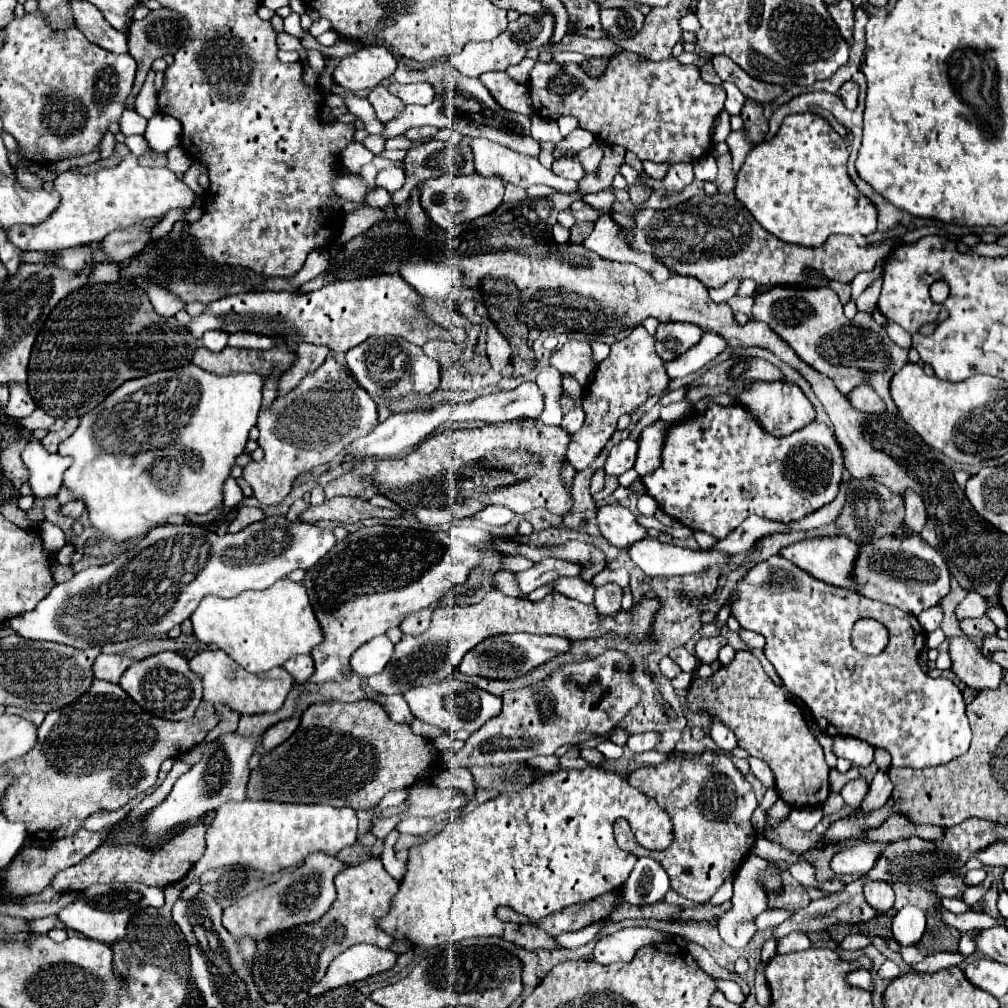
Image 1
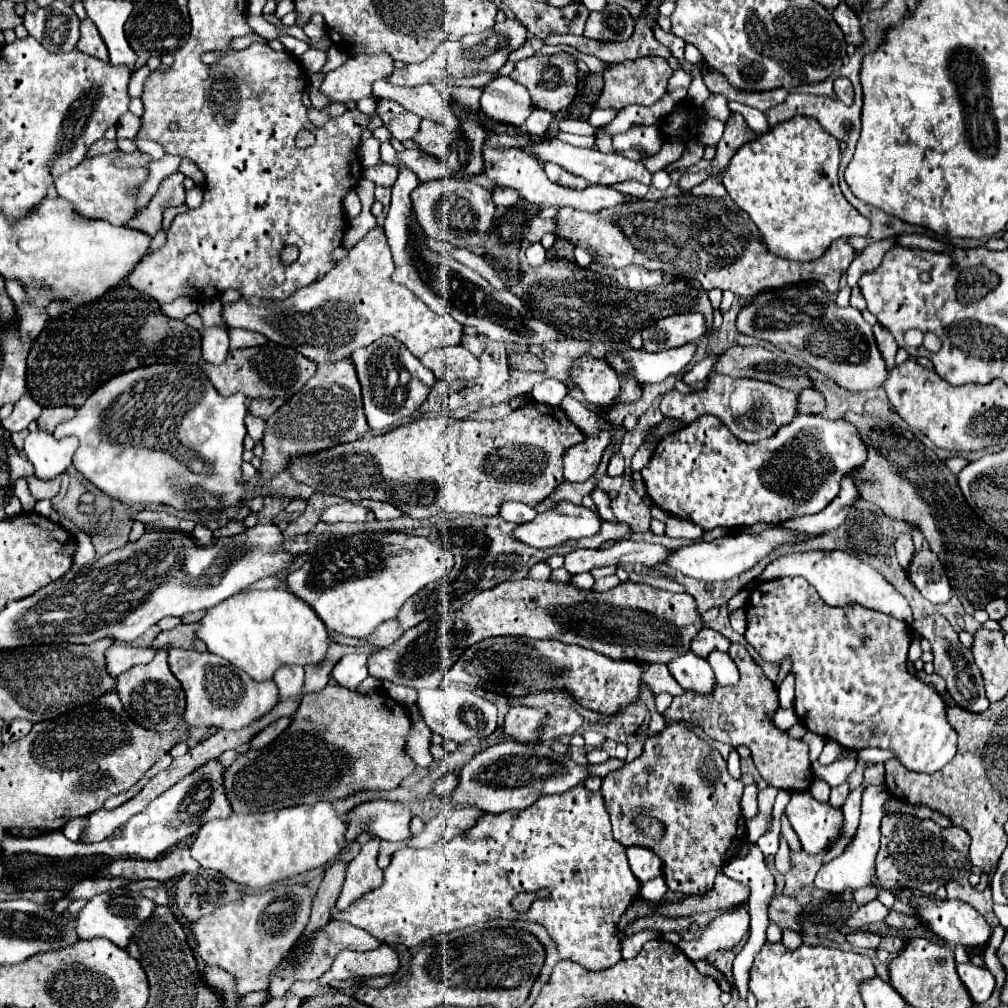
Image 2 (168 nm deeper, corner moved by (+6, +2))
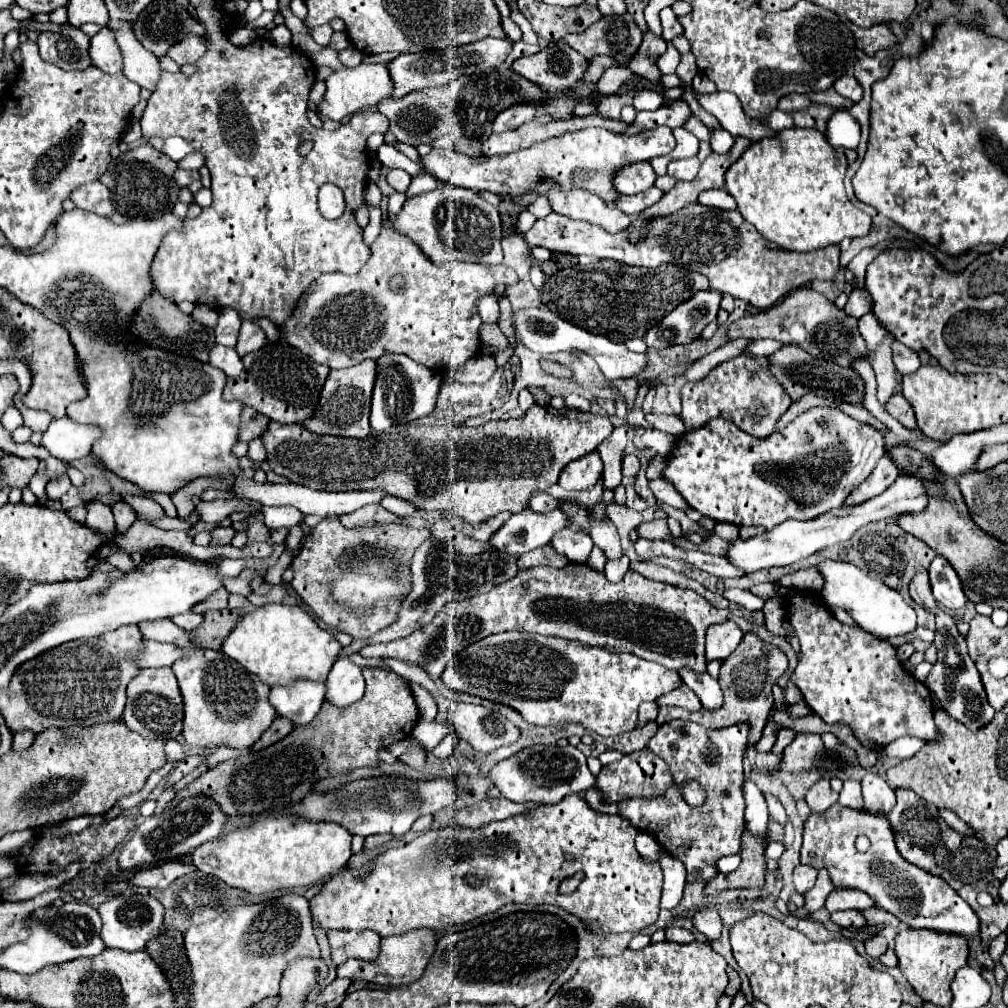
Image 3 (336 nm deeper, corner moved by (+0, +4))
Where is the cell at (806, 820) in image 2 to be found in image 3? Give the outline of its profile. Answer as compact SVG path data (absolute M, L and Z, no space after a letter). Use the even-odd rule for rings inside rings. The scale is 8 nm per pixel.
M842 804L830 806L824 814L810 814L810 818L804 824L804 842L802 842L802 850L800 850L800 862L808 864L816 870L822 870L822 868L828 870L834 888L854 888L854 890L868 894L876 908L896 914L896 918L900 918L910 928L928 928L928 930L936 930L936 932L978 936L980 922L978 922L974 910L958 896L956 890L952 890L948 886L946 880L910 864L908 860L904 860L900 856L896 842L894 842L892 826L890 826L888 818L882 814L870 814L866 810L852 810ZM860 834L866 834L870 840L868 852L856 850L856 838Z

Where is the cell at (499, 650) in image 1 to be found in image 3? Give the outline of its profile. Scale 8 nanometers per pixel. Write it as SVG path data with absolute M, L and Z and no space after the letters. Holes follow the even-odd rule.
M504 632L486 636L464 650L446 666L442 682L452 692L466 692L486 698L496 704L504 704L516 710L526 722L536 726L562 726L582 724L598 736L618 736L634 730L638 706L642 702L658 700L668 690L682 686L682 678L676 670L668 670L656 662L640 660L634 654L614 654L598 646L586 646L578 640L550 638L530 632Z

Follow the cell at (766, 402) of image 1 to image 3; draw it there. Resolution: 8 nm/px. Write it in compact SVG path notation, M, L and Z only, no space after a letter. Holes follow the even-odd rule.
M740 354L712 368L704 380L684 384L680 418L686 430L700 428L714 418L726 418L740 426L744 432L756 438L766 438L774 432L776 422L790 408L790 404L792 400L788 398L786 390L776 382L766 358Z

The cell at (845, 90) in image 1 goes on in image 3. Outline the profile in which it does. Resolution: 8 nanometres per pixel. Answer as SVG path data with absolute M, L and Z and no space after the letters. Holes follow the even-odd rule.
M842 76L834 82L834 90L844 96L850 98L852 102L858 102L862 98L862 86L858 84L858 80L854 76Z

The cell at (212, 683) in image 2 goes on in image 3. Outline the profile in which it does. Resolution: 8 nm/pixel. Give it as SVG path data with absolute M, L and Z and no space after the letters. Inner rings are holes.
M170 618L164 620L144 620L138 624L144 638L154 638L160 642L174 642L186 650L186 658L178 660L172 670L178 678L182 702L184 702L184 728L182 736L192 748L250 748L262 732L276 718L276 710L268 702L270 686L260 682L254 674L246 672L238 662L228 660L216 650L196 650L186 634Z

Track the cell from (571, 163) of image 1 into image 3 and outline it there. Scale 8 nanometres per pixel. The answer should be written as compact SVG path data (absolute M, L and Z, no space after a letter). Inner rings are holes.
M550 190L548 200L550 200L552 212L574 220L586 220L590 224L596 224L608 230L610 234L622 232L630 226L630 218L624 212L616 212L604 206L600 198L584 190L570 190L568 194L564 194L562 190Z

